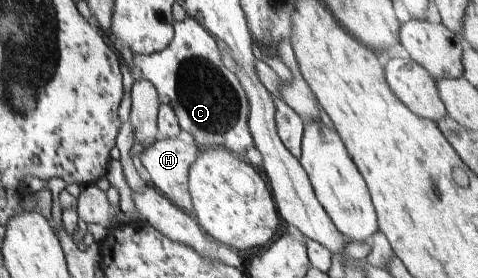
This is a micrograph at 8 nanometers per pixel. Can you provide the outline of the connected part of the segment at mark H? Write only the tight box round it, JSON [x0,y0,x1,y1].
[140,130,200,214]

